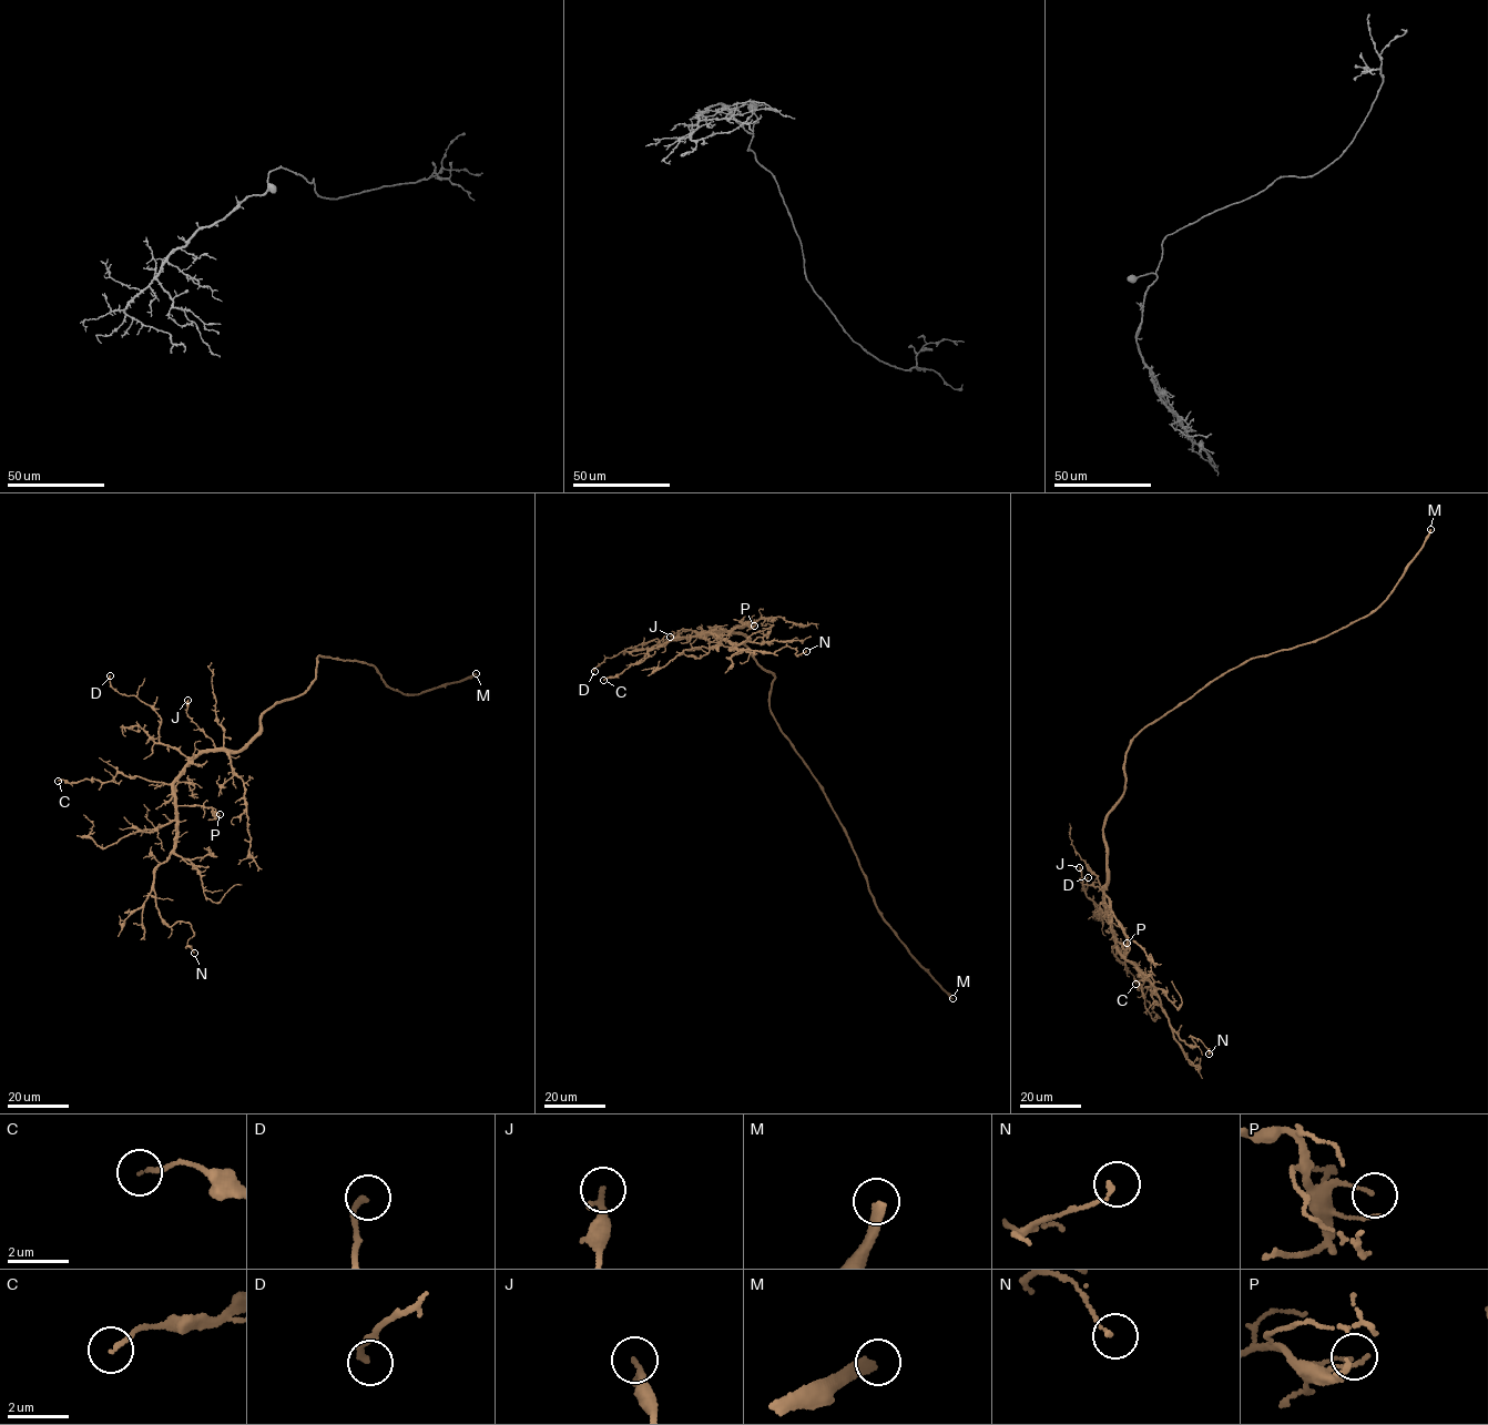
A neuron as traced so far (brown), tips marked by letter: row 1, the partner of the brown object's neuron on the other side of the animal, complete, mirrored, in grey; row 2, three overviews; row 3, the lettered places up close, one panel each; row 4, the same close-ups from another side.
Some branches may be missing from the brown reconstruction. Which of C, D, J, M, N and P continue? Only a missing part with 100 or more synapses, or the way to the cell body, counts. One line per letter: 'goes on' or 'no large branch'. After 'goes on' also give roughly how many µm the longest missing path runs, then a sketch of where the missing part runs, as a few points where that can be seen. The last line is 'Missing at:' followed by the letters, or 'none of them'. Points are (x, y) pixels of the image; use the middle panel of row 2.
C: no large branch
D: no large branch
J: no large branch
M: goes on; missing 90 µm
N: no large branch
P: no large branch
Missing at: M

